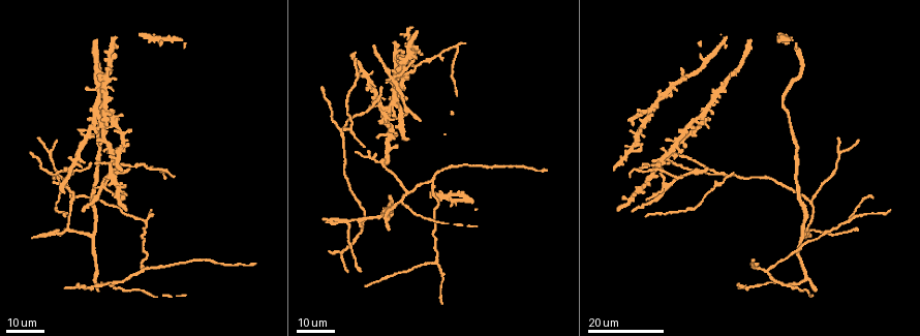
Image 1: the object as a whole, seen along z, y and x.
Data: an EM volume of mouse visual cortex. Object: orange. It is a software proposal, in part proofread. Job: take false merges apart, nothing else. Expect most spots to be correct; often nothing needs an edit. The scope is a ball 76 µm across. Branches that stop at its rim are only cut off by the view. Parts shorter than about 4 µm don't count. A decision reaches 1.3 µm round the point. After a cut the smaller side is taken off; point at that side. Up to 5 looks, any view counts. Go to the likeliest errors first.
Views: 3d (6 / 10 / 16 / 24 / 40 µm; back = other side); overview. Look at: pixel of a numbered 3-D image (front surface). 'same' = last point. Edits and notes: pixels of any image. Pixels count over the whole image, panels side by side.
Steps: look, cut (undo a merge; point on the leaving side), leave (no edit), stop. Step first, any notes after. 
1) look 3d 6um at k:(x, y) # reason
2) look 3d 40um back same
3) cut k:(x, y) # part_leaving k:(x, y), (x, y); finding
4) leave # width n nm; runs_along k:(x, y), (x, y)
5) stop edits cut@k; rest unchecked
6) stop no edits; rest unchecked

look 3d 16um at 1:(119, 280) # a fork

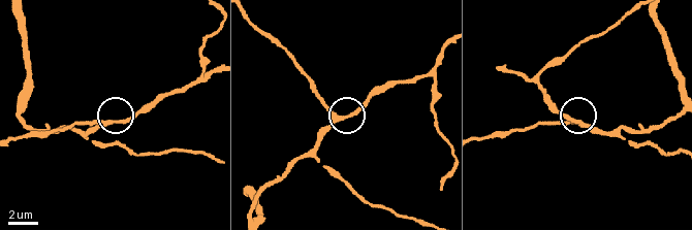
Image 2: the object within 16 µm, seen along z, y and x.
look 3d 10um at 2:(105, 120)

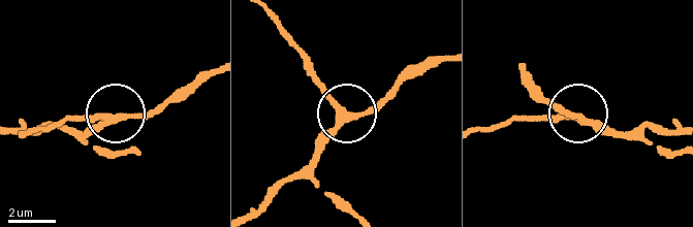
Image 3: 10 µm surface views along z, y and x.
leave # width 250 nm; runs_along 3:(260, 206), (308, 165), (345, 111), (304, 66); continuous, no second cell

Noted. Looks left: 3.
look 3d 16um at 1:(632, 170) # three-way junction

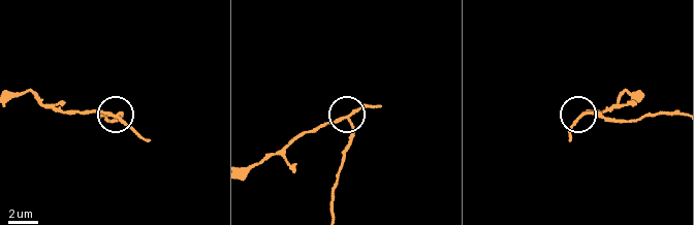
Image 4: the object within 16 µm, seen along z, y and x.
look 3d 10um at 4:(580, 117) # zoom in

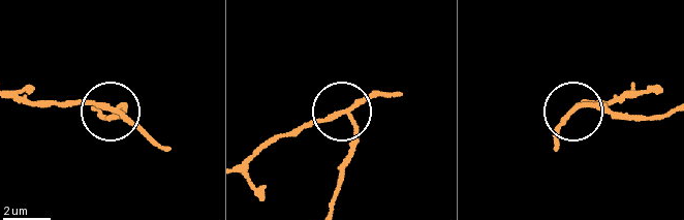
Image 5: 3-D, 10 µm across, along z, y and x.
look 3d 10um back at 5:(575, 108)

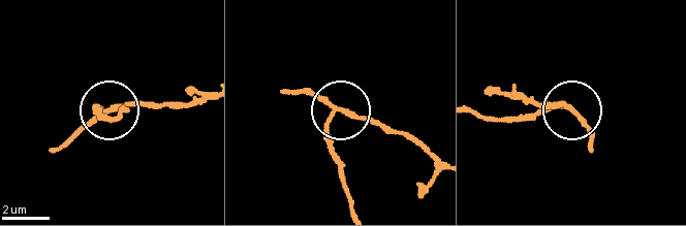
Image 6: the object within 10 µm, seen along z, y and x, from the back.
cut 6:(328, 141) # part_leaving 6:(332, 112), (325, 134), (351, 205); two cells meet here

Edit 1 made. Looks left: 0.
stop edits cut@6; rest unchecked

